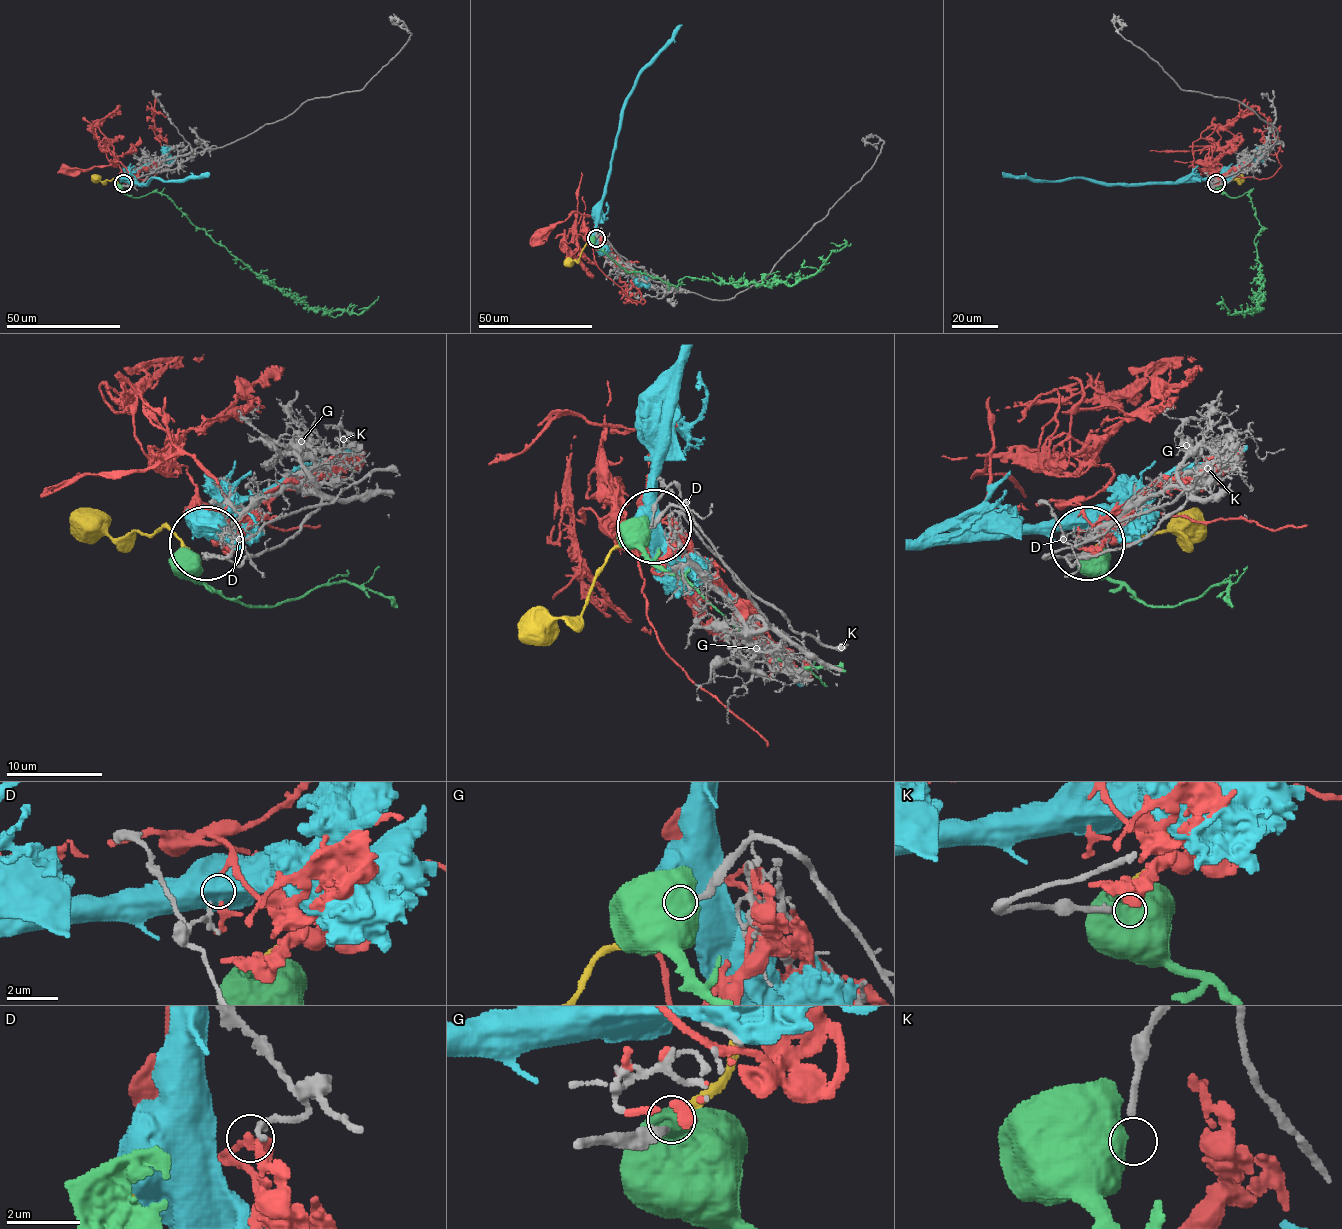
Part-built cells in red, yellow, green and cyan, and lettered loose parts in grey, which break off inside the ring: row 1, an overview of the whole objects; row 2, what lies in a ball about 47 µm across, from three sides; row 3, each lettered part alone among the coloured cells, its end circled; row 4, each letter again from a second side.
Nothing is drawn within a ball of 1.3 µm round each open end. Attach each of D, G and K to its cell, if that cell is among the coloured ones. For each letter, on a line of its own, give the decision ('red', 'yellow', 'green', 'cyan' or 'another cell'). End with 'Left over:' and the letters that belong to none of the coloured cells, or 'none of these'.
D: red
G: yellow
K: another cell
Left over: K

